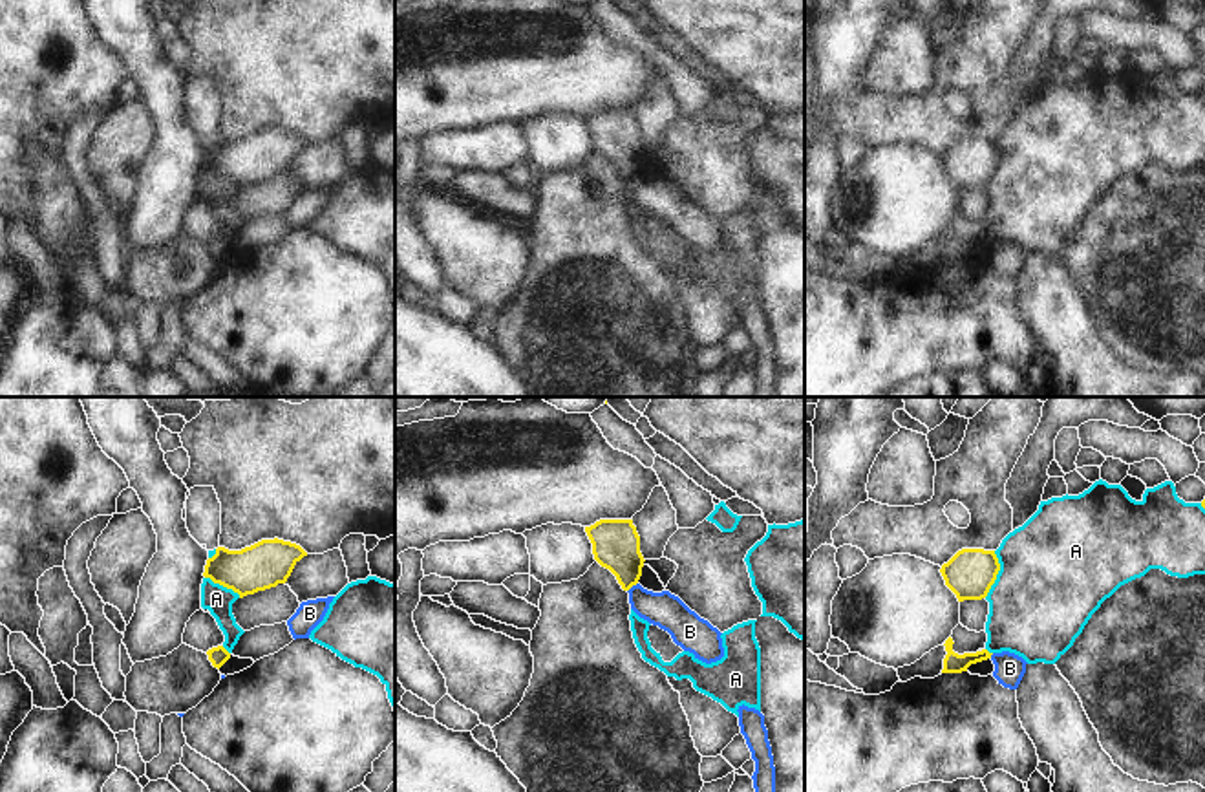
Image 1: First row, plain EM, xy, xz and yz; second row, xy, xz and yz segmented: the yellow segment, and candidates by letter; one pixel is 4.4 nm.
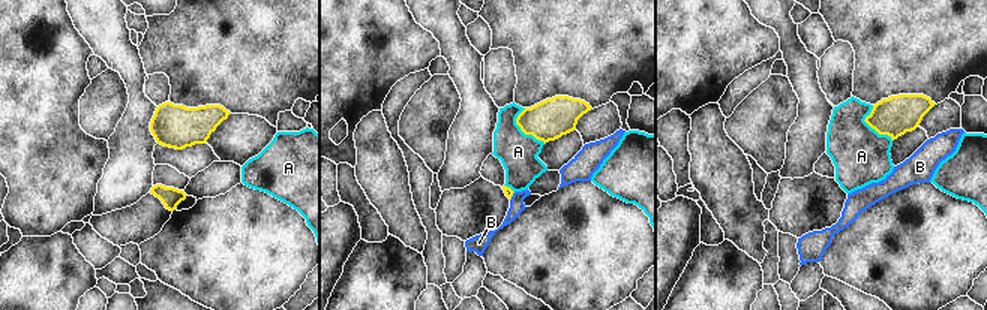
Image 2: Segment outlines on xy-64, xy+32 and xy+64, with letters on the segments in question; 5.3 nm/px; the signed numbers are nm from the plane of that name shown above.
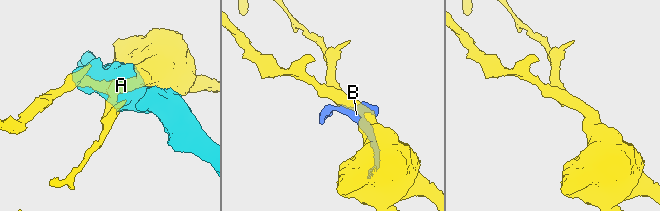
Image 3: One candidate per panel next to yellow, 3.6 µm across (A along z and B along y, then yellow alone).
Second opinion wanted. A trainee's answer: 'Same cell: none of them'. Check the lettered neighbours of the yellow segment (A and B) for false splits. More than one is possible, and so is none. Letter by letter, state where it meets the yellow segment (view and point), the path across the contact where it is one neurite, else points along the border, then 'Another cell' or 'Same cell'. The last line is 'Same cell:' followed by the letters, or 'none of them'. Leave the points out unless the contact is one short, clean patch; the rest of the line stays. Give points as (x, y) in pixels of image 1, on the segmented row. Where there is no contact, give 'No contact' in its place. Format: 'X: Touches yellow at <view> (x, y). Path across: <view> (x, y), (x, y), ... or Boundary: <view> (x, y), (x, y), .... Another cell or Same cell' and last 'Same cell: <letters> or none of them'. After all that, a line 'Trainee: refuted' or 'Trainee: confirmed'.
A: Touches yellow at yz (997, 573). Another cell
B: Touches yellow at xz (631, 586). Boundary: xz (637, 582), (628, 591). Another cell
Same cell: none of them
Trainee: confirmed

